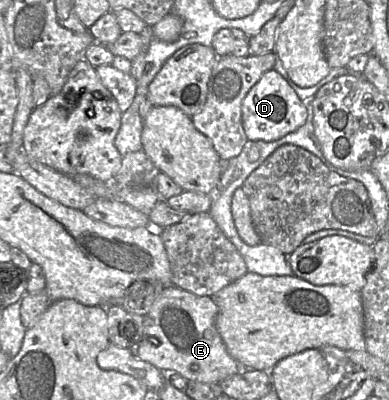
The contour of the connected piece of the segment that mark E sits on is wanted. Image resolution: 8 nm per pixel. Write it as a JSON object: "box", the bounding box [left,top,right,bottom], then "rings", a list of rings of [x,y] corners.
{"box":[126,285,244,384],"rings":[[[169,285],[162,289],[162,291],[158,294],[158,296],[155,298],[149,312],[146,315],[136,315],[136,314],[130,314],[126,312],[128,315],[131,316],[131,322],[132,324],[129,324],[130,327],[134,324],[134,333],[132,333],[132,339],[131,339],[131,346],[130,351],[132,354],[139,358],[142,361],[148,362],[161,371],[175,371],[184,378],[186,378],[188,381],[199,381],[203,383],[217,383],[219,384],[227,377],[237,374],[244,370],[244,368],[235,360],[233,359],[229,353],[227,352],[226,346],[220,336],[220,334],[217,331],[216,328],[216,318],[218,314],[218,307],[213,301],[213,299],[209,296],[198,296],[196,294],[193,294],[191,292],[188,292],[184,289],[181,289],[179,287]]]}

